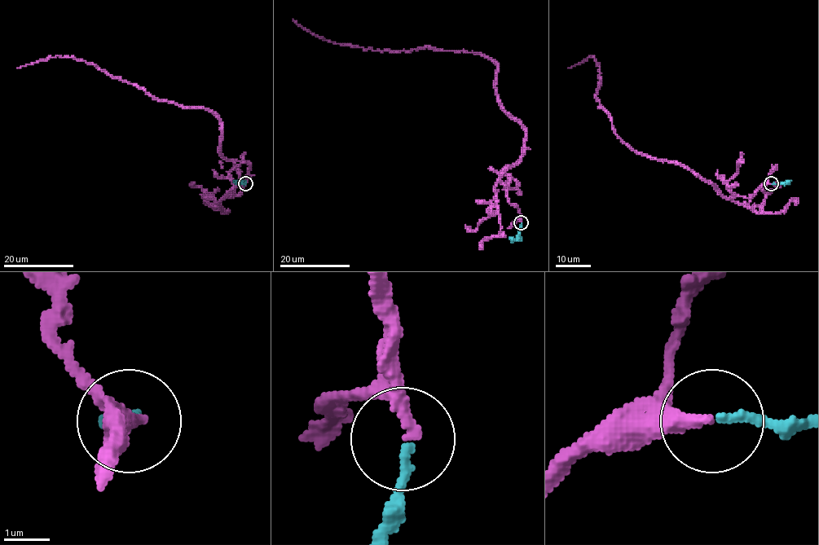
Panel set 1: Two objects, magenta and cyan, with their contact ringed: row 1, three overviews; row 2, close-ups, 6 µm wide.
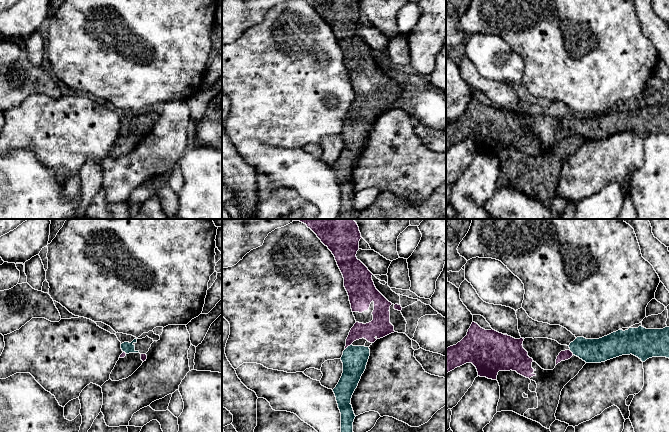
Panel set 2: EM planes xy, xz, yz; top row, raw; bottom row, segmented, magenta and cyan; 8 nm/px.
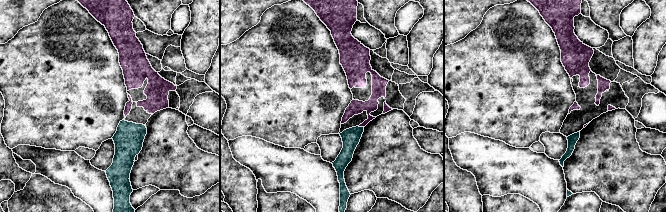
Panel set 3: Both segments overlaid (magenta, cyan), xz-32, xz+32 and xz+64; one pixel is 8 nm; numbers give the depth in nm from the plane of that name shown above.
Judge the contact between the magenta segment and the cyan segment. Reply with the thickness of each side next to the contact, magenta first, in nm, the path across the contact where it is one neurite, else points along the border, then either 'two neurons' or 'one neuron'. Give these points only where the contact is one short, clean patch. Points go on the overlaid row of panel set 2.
calibres 140 and 200 nm; way xz (368, 331), (359, 331), (348, 345), (354, 358); one neuron

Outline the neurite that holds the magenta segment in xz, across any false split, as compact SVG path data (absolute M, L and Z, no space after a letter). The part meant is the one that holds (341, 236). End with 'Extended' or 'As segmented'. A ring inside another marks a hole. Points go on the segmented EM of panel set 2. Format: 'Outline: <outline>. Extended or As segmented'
Outline: M293 219L293 221L300 221L306 224L334 255L344 278L344 287L349 296L352 312L362 313L367 311L371 302L374 302L374 310L372 312L373 320L366 324L356 322L349 332L346 339L345 350L341 357L343 373L338 384L333 389L341 413L341 432L353 432L353 422L356 416L350 404L351 398L366 369L370 349L365 346L353 346L352 343L362 338L370 343L374 343L377 339L394 333L394 326L390 323L389 311L392 303L376 289L372 280L373 274L356 257L357 251L359 250L359 241L362 237L359 227L353 219Z. Extended

